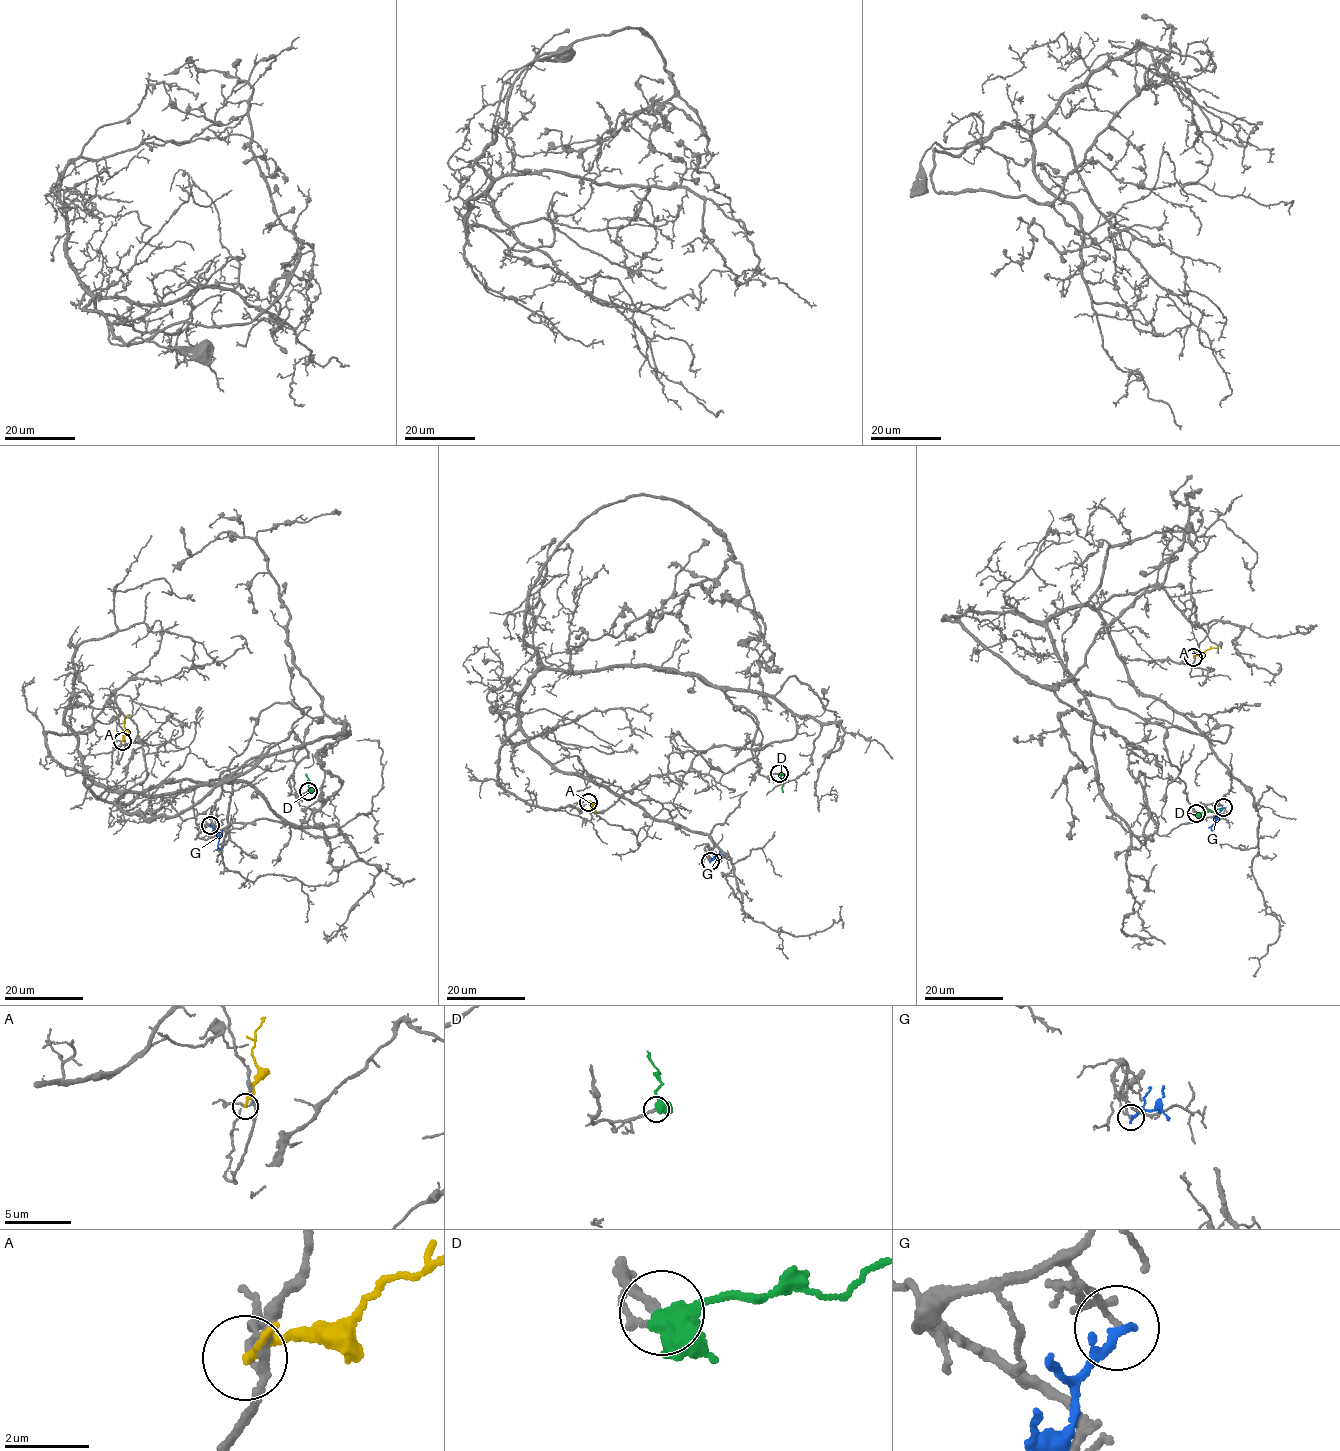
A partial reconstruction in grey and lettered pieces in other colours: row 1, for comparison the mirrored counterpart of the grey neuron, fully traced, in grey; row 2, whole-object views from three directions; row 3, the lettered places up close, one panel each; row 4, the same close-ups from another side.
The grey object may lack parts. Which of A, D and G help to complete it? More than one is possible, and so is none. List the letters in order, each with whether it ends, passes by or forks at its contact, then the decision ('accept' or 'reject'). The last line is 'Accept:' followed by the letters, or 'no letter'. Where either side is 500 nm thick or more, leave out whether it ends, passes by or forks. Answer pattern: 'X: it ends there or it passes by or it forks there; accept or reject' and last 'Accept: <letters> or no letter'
A: it passes by; reject
D: it passes by; accept
G: it ends there; reject
Accept: D

